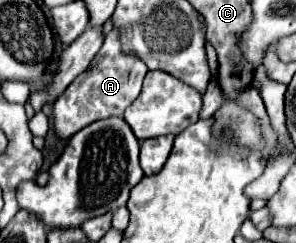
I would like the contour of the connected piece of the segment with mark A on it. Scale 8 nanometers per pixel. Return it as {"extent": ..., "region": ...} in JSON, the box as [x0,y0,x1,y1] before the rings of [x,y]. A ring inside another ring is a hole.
{"extent":[53,28,149,138],"region":[[[113,28],[107,36],[105,42],[95,54],[91,66],[79,74],[71,86],[55,100],[53,114],[55,114],[55,130],[57,136],[61,138],[71,138],[79,128],[85,128],[91,122],[111,118],[111,116],[123,116],[125,108],[133,104],[133,100],[141,92],[141,82],[149,68],[145,62],[141,62],[133,54],[123,54],[121,50],[121,38],[119,38],[119,28]]]}

